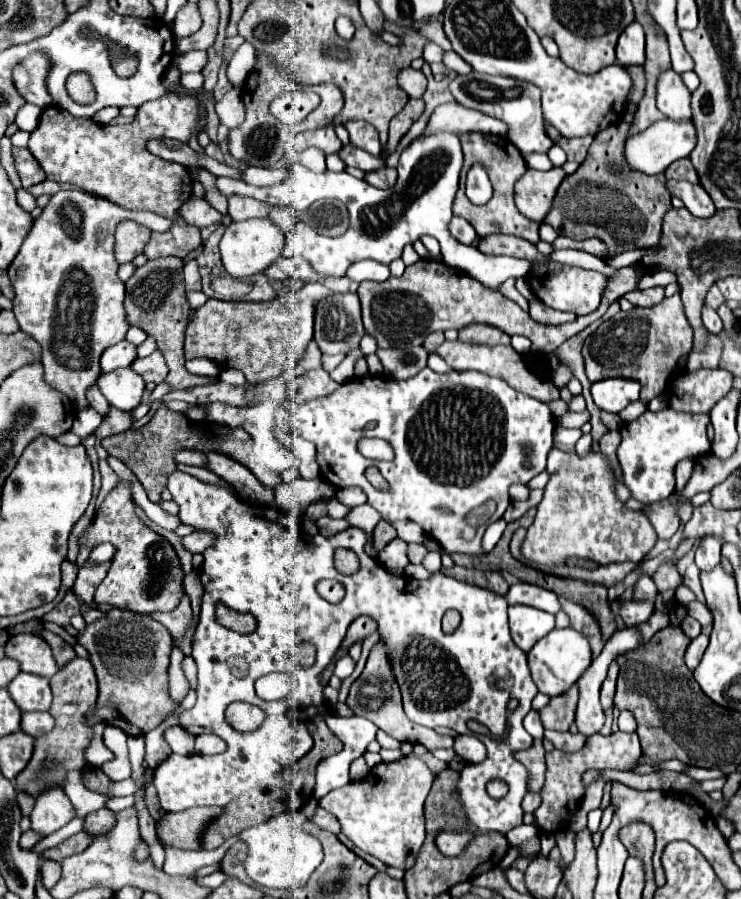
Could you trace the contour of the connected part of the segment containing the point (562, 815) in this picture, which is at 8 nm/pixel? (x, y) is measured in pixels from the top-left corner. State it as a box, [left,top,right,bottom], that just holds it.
[534,732,642,834]

